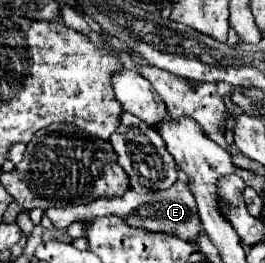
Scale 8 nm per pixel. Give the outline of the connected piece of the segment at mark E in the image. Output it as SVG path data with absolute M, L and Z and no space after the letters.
M178 171L178 181L168 191L154 191L144 195L126 191L126 195L120 199L98 199L96 203L88 203L84 207L52 207L46 211L46 217L52 221L56 229L66 229L70 223L92 221L102 215L120 215L128 219L128 223L132 223L134 227L146 231L164 231L168 235L178 235L180 239L188 241L196 241L200 233L200 217L196 215L196 201L188 191L188 179L184 179L182 171Z

